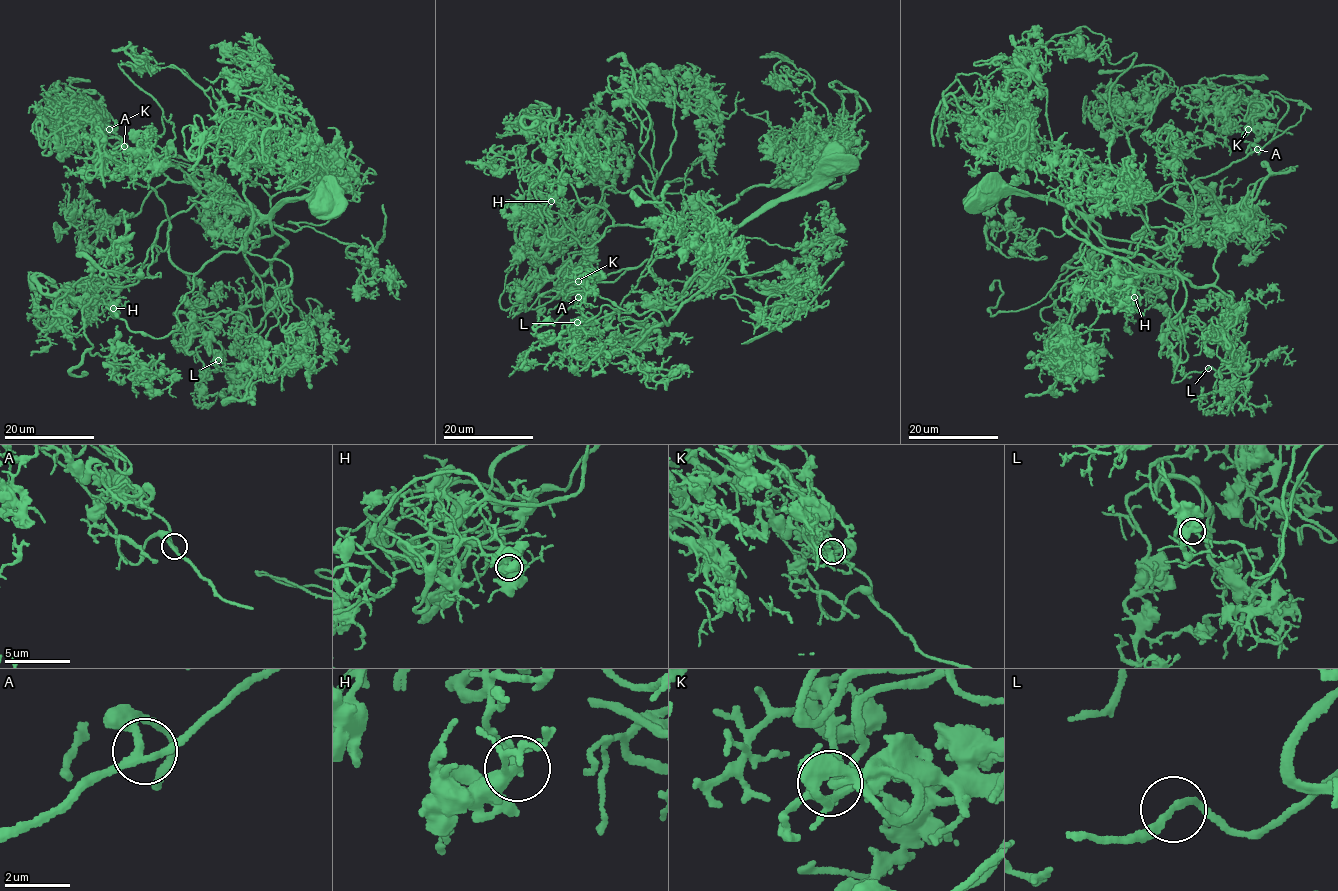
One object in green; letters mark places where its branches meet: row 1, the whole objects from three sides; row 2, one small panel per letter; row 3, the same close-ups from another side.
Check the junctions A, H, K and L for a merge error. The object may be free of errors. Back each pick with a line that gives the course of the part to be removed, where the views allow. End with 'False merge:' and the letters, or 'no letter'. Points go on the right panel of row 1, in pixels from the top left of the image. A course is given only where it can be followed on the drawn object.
False merge: no letter

